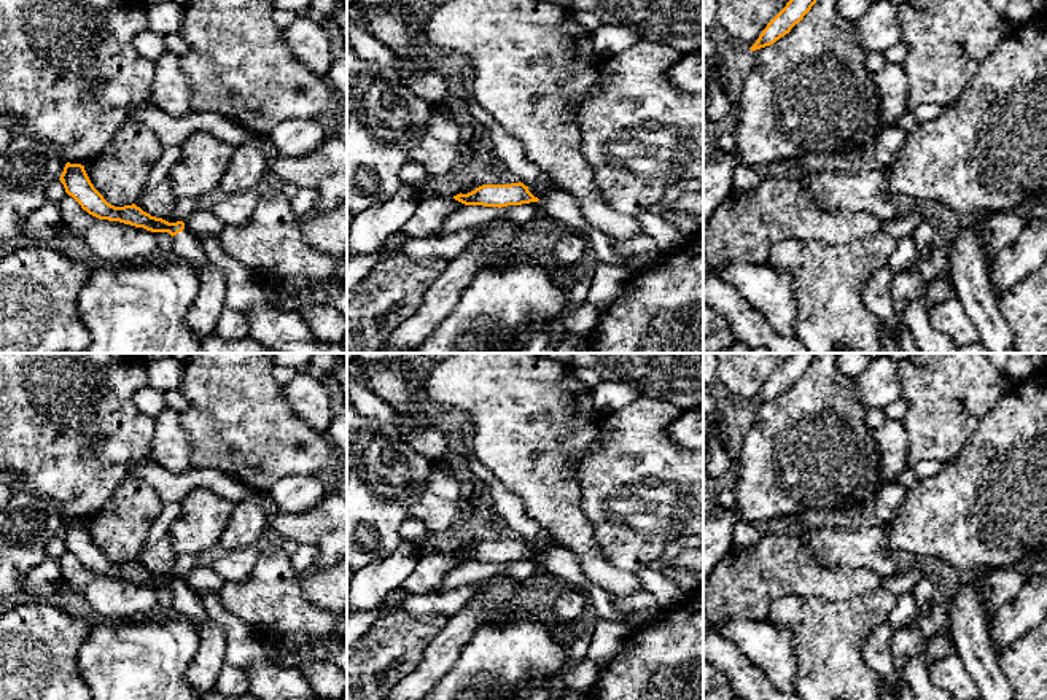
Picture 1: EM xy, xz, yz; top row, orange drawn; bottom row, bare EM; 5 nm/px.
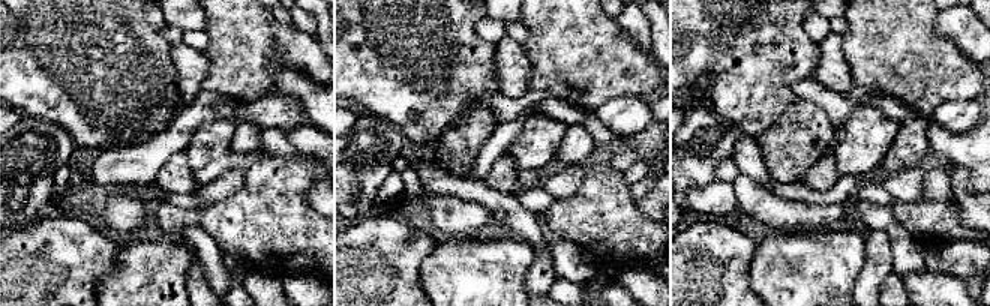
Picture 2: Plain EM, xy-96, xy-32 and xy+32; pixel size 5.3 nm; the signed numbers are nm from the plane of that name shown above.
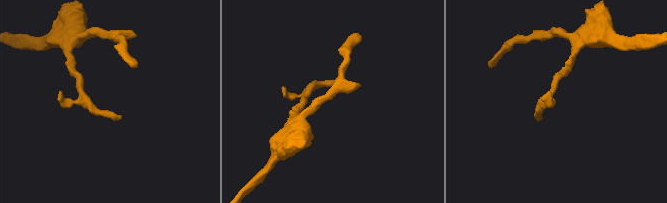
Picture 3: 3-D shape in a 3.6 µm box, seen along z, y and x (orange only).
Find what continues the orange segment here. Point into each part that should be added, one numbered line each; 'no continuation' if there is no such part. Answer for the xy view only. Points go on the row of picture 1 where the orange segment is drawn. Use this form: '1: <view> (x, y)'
1: xy (186, 247)

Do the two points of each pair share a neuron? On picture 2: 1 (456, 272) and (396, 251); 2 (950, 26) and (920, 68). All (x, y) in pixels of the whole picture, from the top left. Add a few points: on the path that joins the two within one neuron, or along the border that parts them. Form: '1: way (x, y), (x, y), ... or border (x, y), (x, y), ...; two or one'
1: border (438, 240), (420, 266), (423, 290); two
2: border (941, 32), (960, 50); two

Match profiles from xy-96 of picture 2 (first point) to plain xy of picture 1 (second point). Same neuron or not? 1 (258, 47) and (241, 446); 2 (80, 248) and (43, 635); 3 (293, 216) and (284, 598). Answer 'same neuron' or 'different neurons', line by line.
1: same neuron
2: same neuron
3: same neuron

